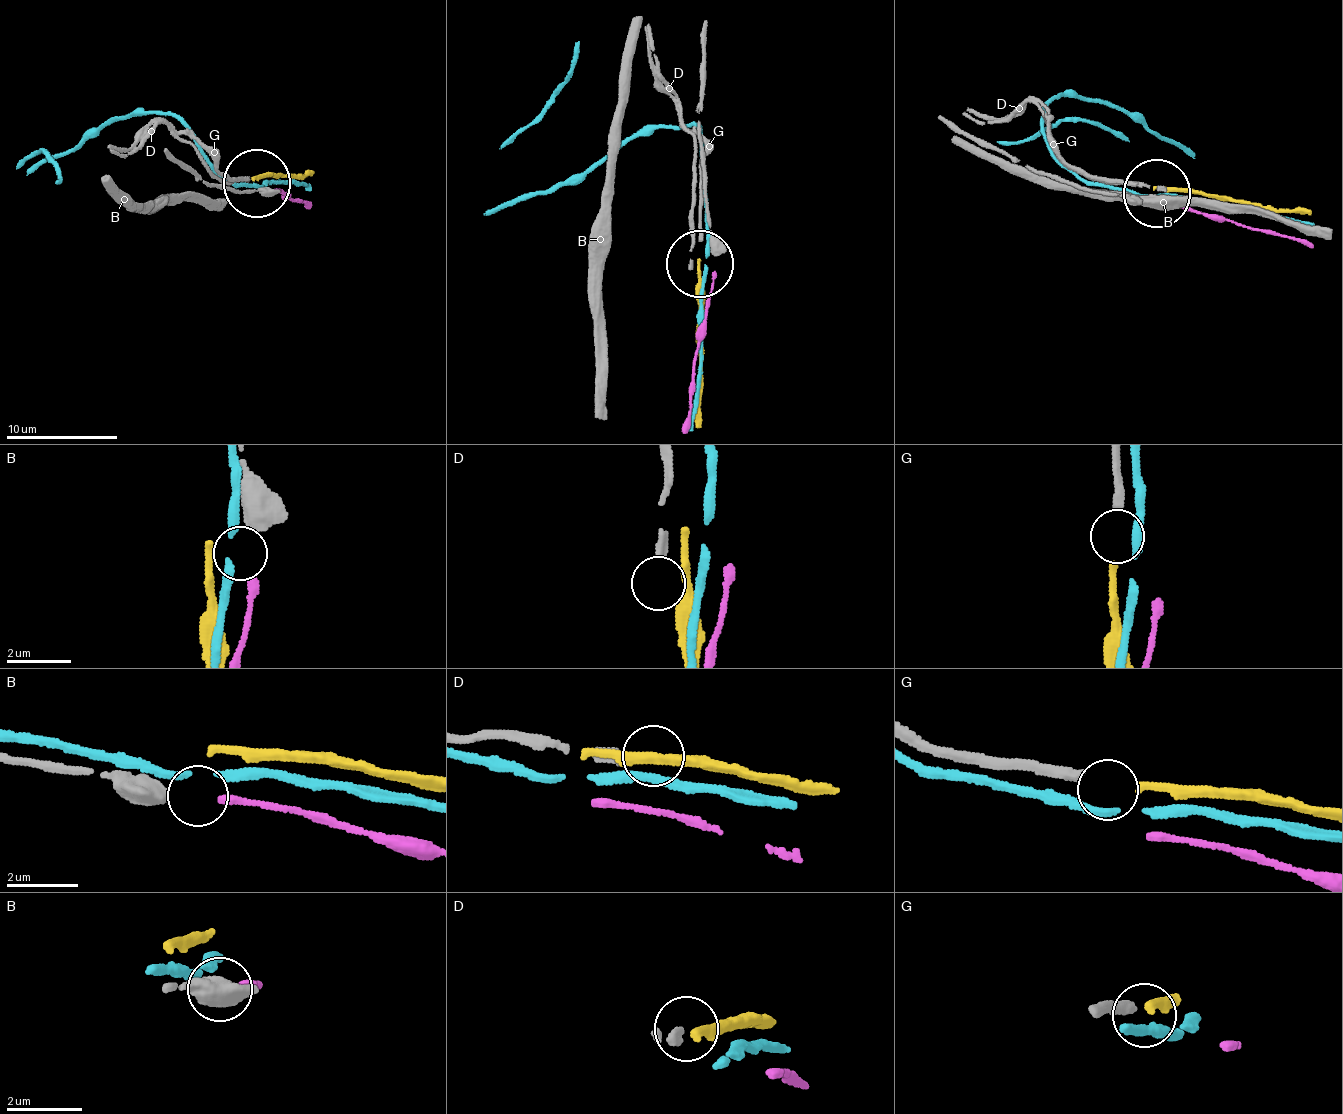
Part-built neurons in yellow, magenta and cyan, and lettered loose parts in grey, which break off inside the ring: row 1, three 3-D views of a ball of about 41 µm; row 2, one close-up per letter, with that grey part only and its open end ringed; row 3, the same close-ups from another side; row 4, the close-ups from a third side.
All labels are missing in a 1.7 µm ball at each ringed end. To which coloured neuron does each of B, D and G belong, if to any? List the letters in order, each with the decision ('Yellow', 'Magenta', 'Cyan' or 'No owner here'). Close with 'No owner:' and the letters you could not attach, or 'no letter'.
B: Magenta
D: No owner here
G: Yellow
No owner: D

